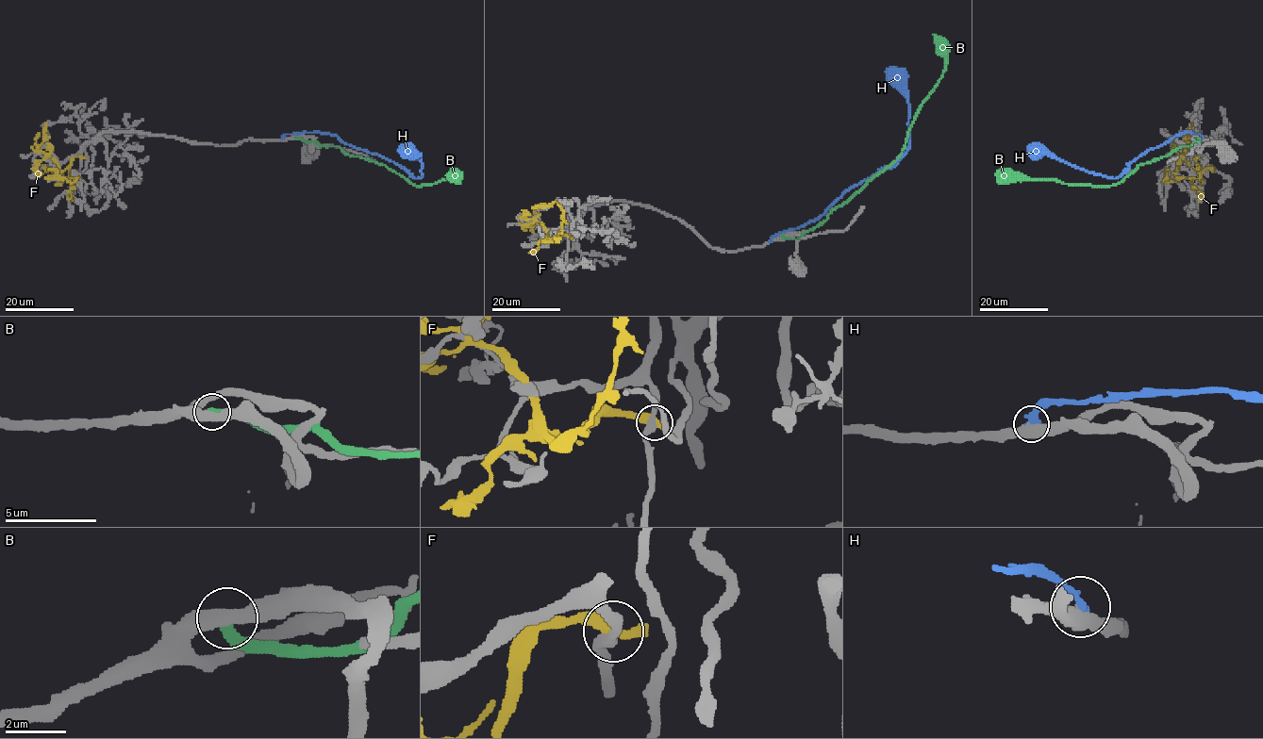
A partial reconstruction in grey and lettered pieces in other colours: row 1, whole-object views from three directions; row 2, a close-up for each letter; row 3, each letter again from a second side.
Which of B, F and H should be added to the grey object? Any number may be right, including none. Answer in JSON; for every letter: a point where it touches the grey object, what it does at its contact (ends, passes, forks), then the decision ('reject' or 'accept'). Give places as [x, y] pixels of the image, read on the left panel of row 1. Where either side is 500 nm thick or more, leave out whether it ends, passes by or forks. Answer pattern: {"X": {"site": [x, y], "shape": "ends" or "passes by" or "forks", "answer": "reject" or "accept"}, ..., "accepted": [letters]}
{"B": {"site": [295, 138], "shape": "ends", "answer": "reject"}, "F": {"site": [81, 157], "shape": "passes by", "answer": "reject"}, "H": {"site": [282, 138], "shape": "ends", "answer": "reject"}, "accepted": []}

